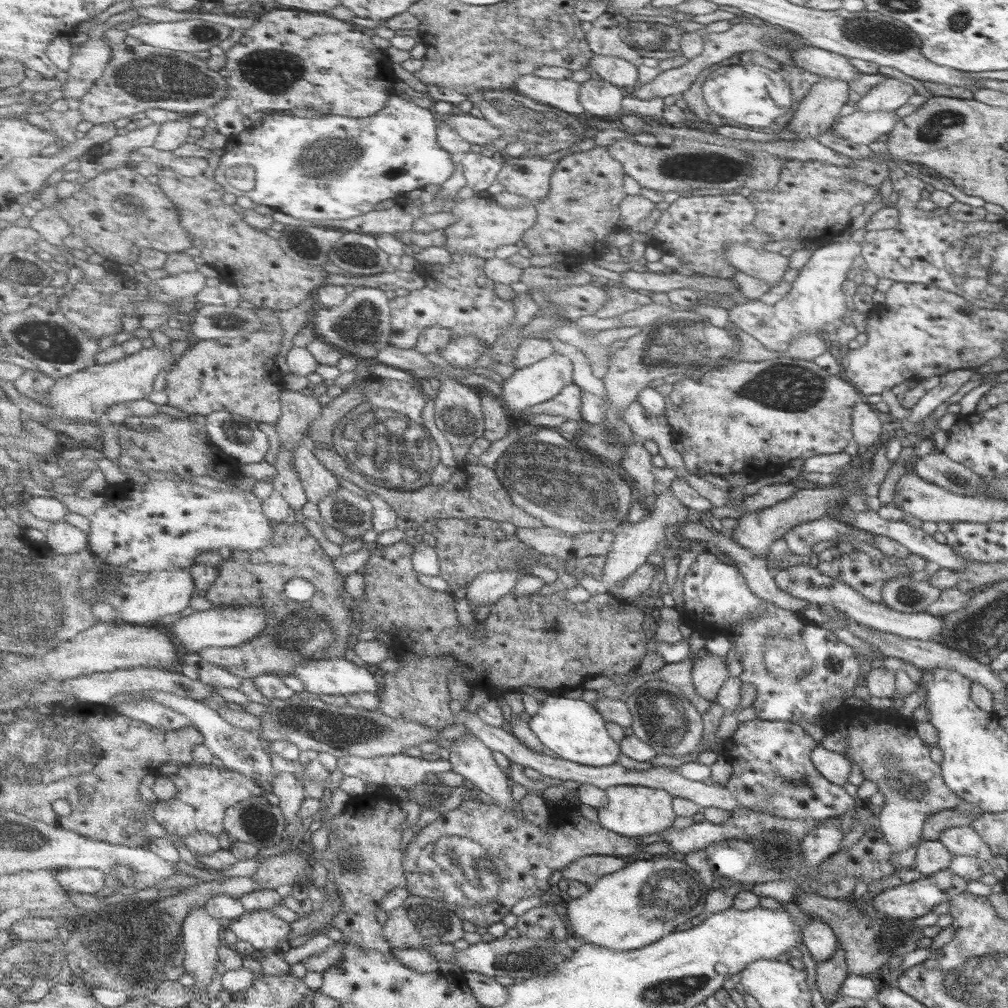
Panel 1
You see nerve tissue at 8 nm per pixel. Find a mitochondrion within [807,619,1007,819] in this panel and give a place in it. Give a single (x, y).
(901, 773)

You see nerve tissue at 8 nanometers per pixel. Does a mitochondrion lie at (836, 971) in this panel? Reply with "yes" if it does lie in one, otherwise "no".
no

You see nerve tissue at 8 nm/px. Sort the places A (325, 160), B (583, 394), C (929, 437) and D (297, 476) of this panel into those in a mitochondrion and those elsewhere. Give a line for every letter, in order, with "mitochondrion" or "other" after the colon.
A: mitochondrion
B: other
C: other
D: other

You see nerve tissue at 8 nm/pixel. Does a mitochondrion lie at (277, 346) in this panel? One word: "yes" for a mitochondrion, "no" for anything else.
no

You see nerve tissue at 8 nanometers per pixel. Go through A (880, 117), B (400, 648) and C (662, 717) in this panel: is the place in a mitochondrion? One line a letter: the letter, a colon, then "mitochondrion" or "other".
A: other
B: other
C: mitochondrion

